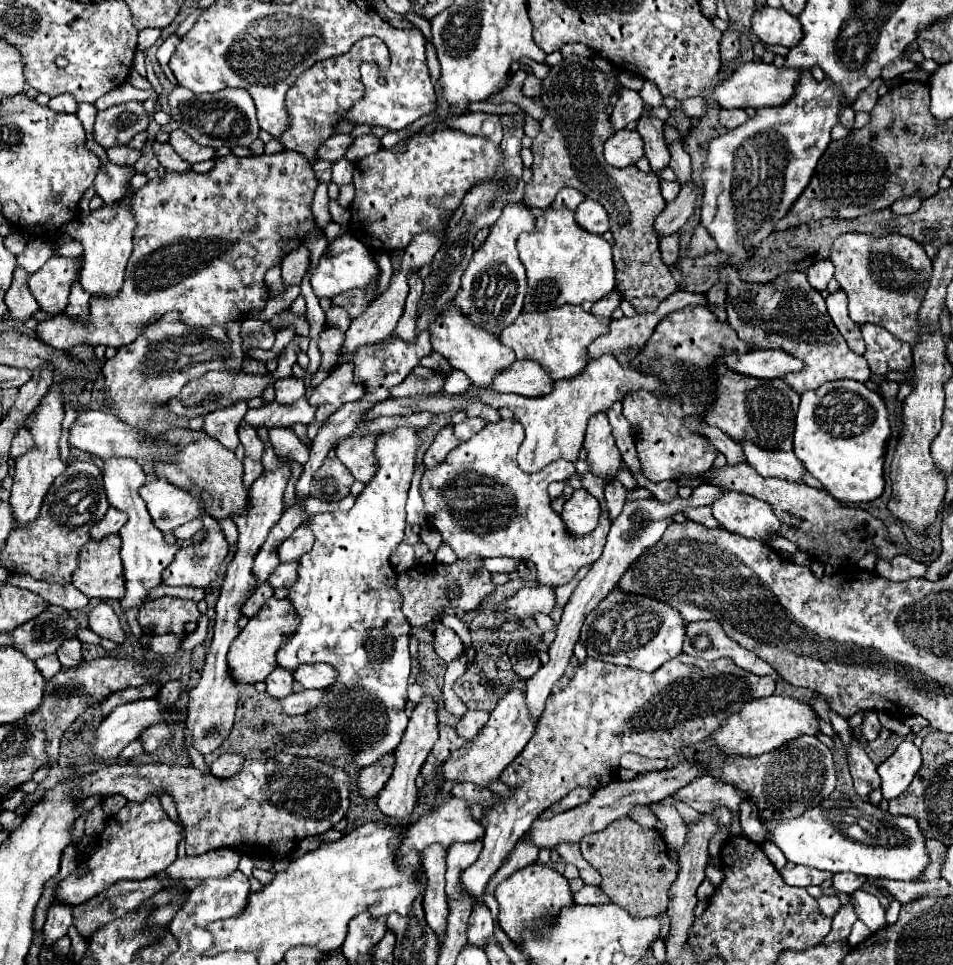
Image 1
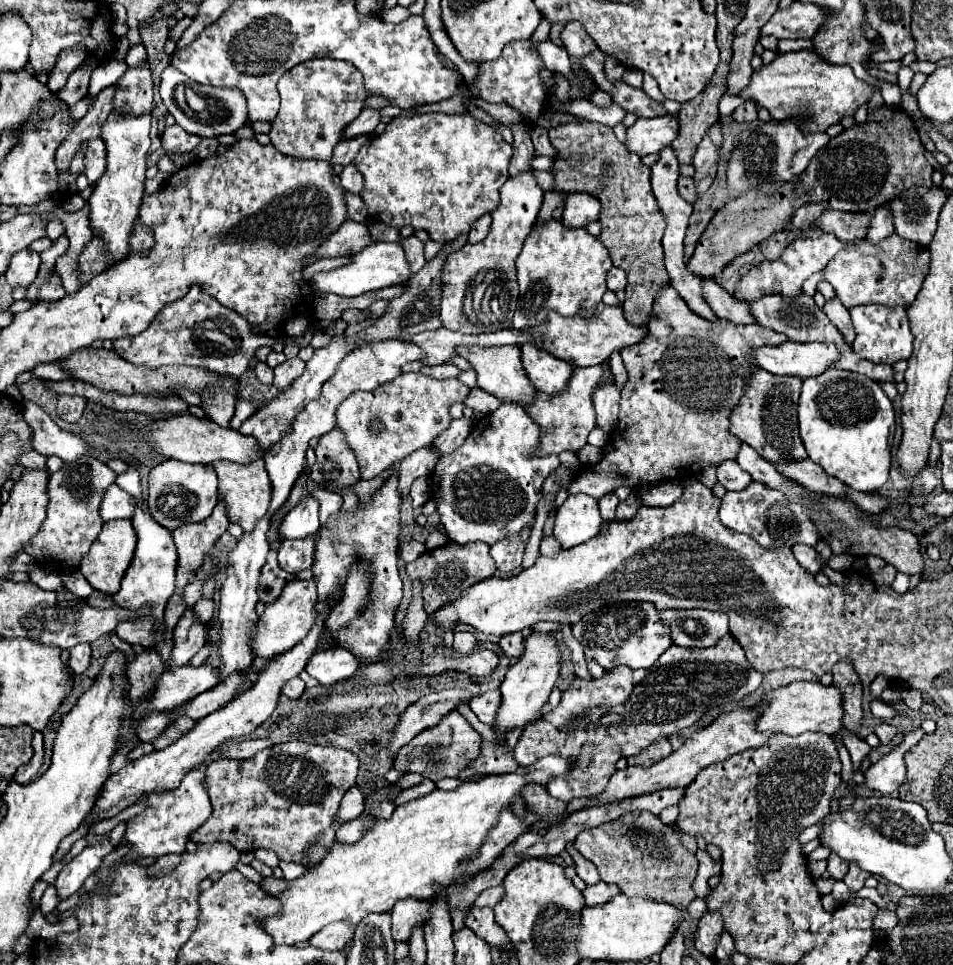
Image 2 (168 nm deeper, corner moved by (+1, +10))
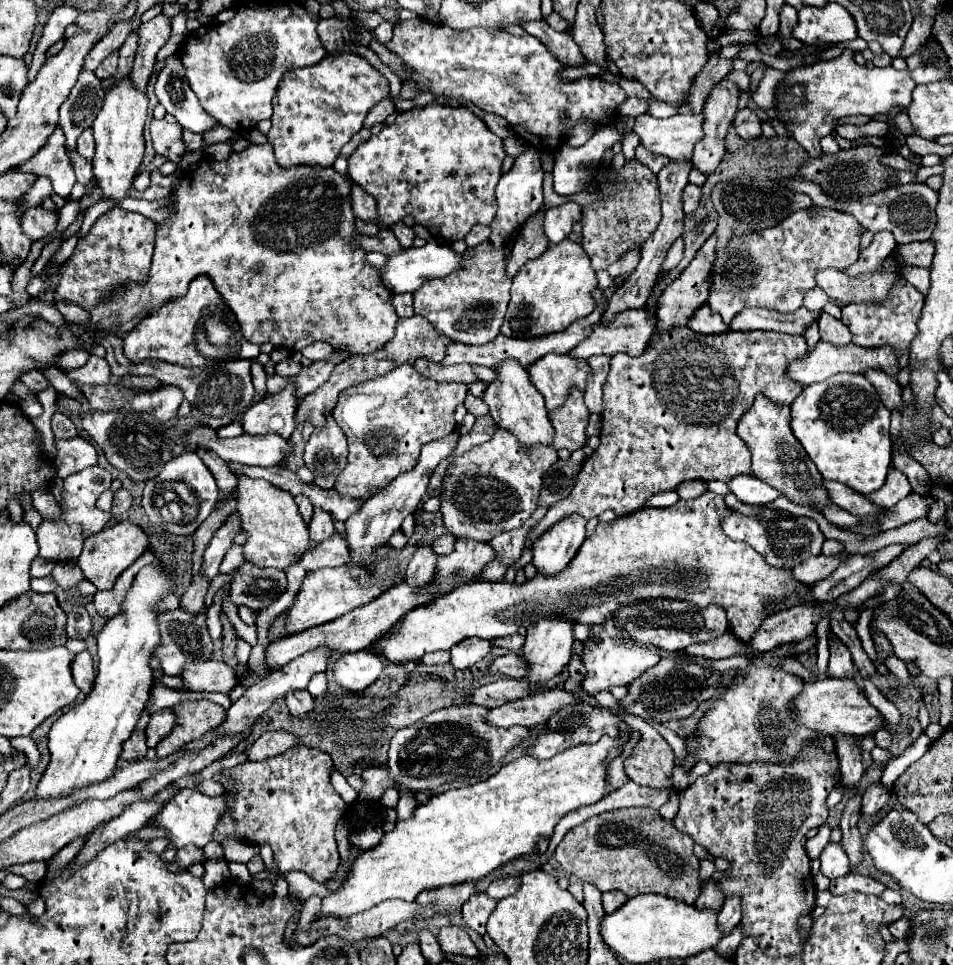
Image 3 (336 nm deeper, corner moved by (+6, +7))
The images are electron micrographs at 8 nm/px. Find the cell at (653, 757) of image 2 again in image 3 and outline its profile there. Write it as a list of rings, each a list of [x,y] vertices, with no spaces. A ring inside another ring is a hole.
[[[600,692],[595,695],[594,698],[602,707],[611,709],[615,716],[621,716],[623,722],[627,722],[631,728],[635,728],[635,730],[641,734],[641,740],[637,742],[633,754],[625,760],[625,774],[627,774],[633,782],[637,782],[637,784],[641,784],[641,786],[651,786],[651,788],[665,788],[665,790],[669,790],[669,800],[659,808],[659,812],[661,812],[661,816],[663,816],[665,820],[673,820],[675,814],[677,814],[677,808],[679,808],[679,798],[677,798],[677,790],[673,788],[673,782],[671,782],[671,772],[673,772],[673,766],[675,766],[675,762],[673,762],[675,756],[673,756],[671,746],[661,738],[661,734],[659,734],[651,724],[647,724],[647,722],[641,720],[639,716],[629,716],[625,710],[621,710],[618,700],[613,697],[610,692]]]

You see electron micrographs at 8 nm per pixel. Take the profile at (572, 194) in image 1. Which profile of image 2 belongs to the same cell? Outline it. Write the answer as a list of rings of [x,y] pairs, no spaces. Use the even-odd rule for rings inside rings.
[[[546,191],[544,193],[544,203],[542,203],[542,209],[540,209],[540,215],[538,215],[538,223],[548,221],[552,217],[554,209],[564,205],[564,199],[566,199],[566,195],[560,193],[560,191]]]

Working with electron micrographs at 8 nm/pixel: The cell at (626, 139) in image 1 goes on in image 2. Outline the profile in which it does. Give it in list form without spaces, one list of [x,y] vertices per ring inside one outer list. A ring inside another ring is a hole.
[[[654,117],[654,119],[636,119],[632,127],[626,129],[626,149],[644,157],[648,153],[658,153],[666,145],[670,145],[678,135],[678,119],[676,117]]]

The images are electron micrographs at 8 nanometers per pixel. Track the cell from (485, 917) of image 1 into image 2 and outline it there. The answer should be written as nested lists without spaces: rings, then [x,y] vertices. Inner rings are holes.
[[[498,885],[498,887],[490,887],[490,889],[484,889],[480,893],[480,897],[474,901],[476,907],[494,907],[504,895],[504,887]]]

